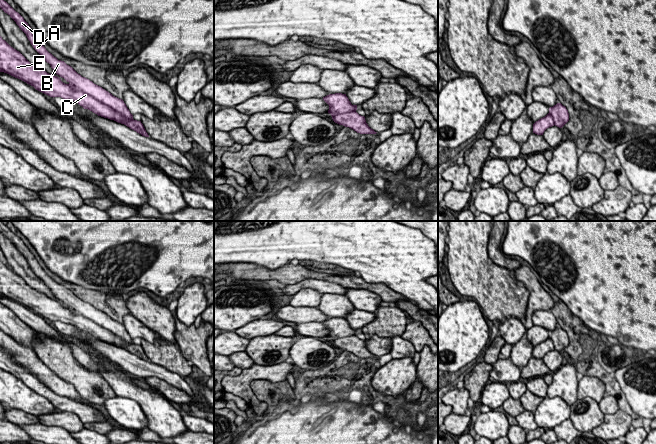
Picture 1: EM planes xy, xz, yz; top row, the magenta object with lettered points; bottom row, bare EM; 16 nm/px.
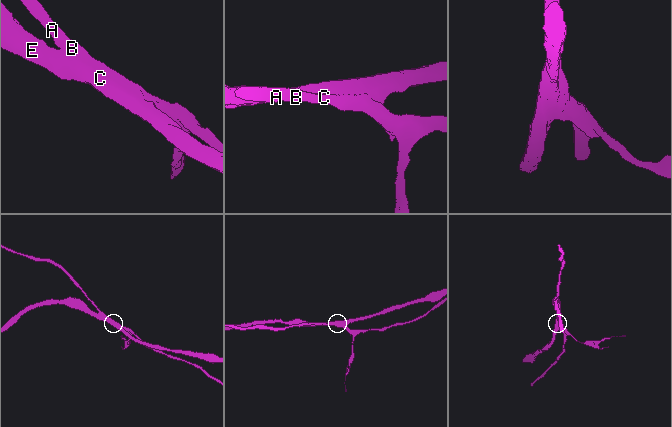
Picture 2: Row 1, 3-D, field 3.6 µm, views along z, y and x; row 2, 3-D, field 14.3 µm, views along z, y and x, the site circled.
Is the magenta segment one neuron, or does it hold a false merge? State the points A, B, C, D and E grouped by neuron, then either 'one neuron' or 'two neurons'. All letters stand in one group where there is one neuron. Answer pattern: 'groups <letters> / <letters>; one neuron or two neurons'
groups A B D / C E; two neurons

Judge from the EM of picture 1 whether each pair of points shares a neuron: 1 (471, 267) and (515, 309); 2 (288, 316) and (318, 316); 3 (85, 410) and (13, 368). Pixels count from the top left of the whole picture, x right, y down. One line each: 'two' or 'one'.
1: one
2: one
3: one

